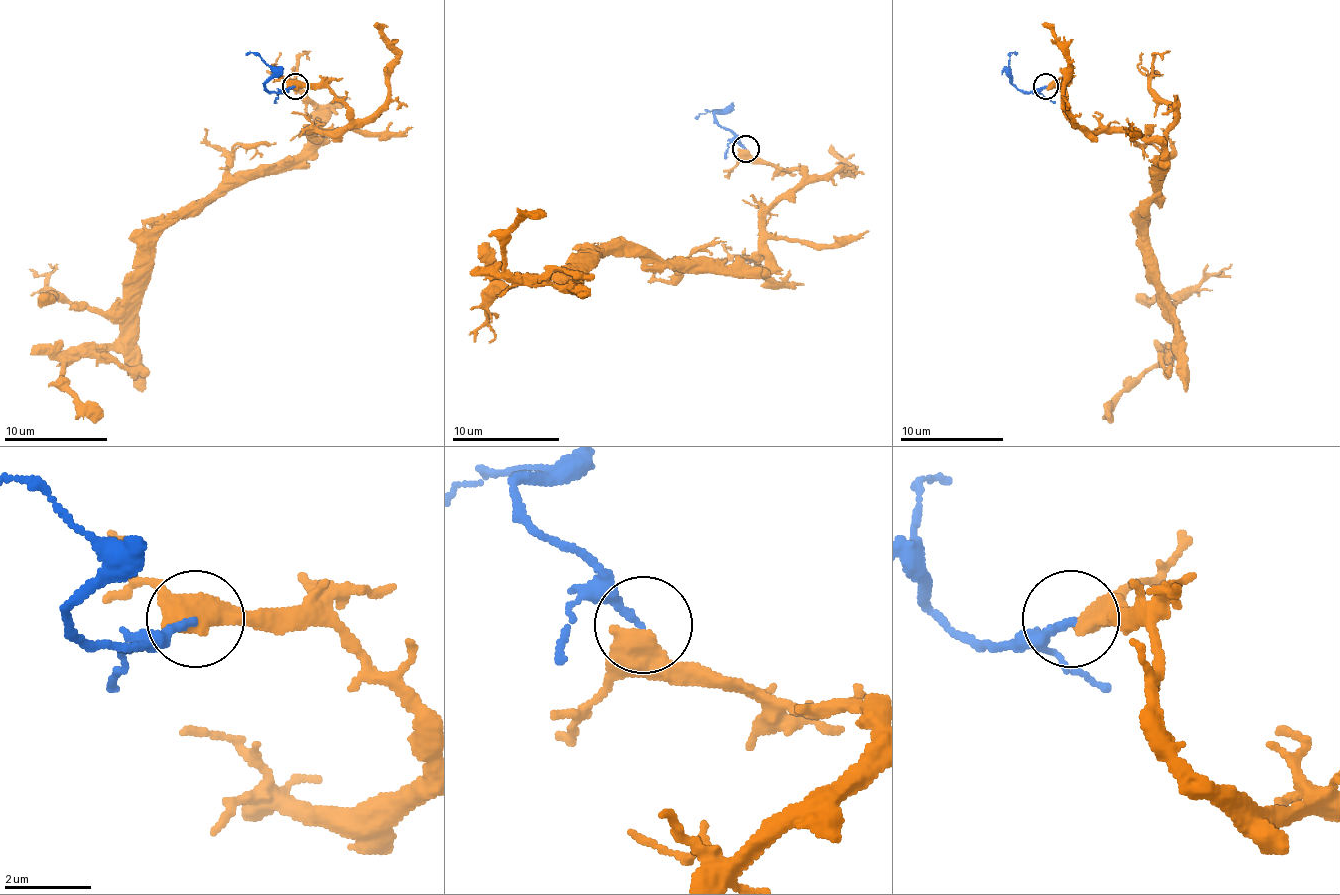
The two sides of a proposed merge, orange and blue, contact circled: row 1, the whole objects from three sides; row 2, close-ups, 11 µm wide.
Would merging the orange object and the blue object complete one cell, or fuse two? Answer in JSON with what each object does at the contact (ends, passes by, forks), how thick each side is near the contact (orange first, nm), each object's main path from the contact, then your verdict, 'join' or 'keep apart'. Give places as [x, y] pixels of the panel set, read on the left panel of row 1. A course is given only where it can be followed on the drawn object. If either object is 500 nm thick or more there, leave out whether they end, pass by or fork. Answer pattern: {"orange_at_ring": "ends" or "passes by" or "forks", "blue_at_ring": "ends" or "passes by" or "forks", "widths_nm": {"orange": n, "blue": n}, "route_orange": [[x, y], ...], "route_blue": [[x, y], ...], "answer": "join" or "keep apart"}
{"orange_at_ring": "passes by", "blue_at_ring": "ends", "widths_nm": {"orange": 440, "blue": 180}, "route_orange": [[295, 86], [326, 86], [350, 120], [231, 177], [169, 223], [130, 324], [63, 365], [63, 383], [102, 417]], "route_blue": [[295, 86], [270, 92], [264, 84], [272, 71], [257, 55], [246, 55]], "answer": "keep apart"}

